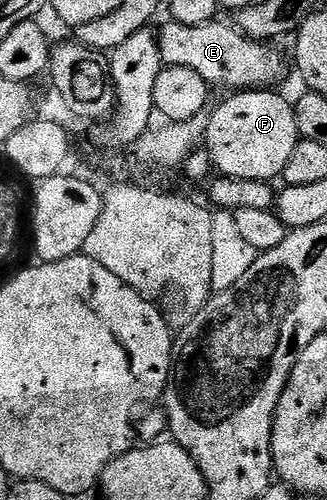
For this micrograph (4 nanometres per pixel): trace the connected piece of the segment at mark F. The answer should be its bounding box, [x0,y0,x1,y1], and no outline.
[204,91,300,182]

